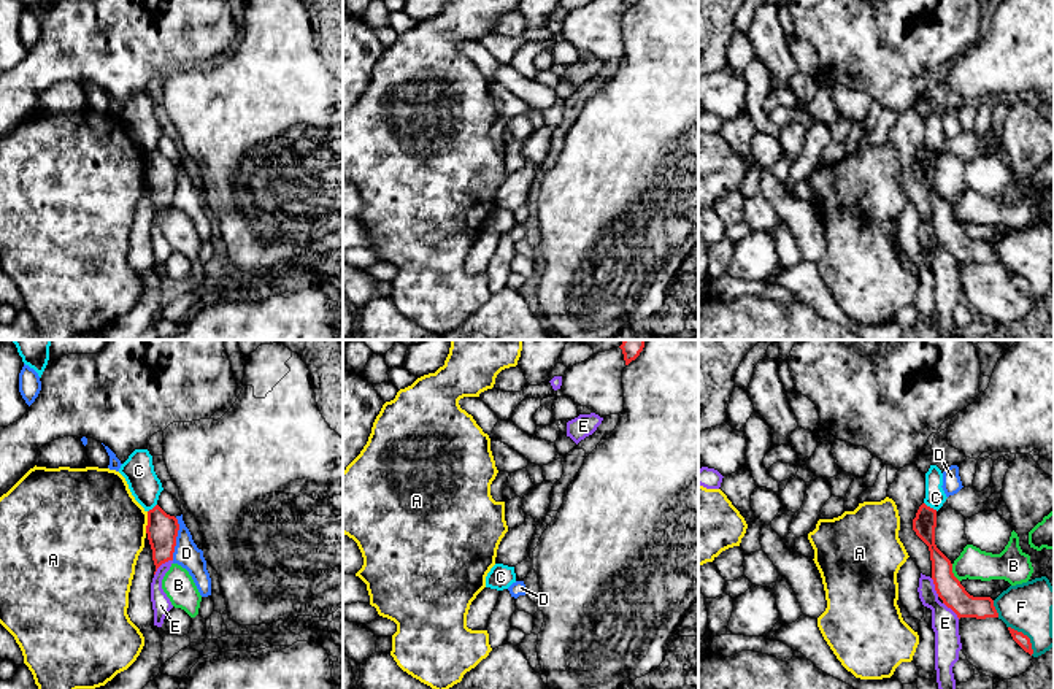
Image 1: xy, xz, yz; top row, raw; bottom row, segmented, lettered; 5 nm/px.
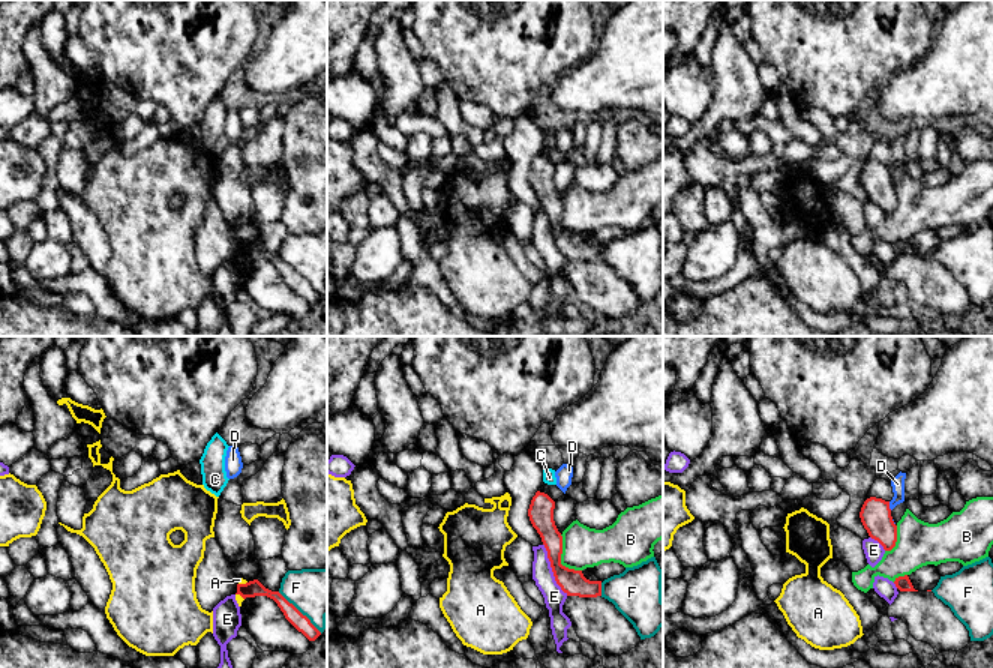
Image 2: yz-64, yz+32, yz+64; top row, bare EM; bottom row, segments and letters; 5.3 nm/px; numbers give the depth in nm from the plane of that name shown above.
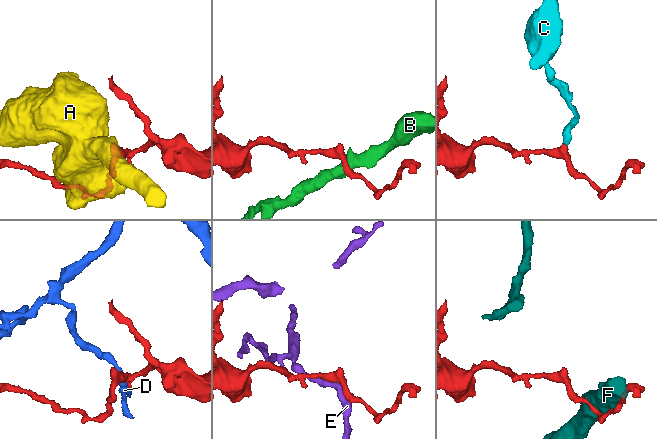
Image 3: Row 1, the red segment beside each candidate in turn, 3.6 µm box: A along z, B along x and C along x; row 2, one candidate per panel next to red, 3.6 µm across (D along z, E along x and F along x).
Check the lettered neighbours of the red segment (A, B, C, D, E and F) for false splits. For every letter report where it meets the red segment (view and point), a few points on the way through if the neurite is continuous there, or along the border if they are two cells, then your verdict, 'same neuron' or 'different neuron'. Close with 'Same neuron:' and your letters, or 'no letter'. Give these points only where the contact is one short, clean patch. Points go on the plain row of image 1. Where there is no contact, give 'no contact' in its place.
A: xy (148, 167) | different neuron
B: yz (953, 218) | along yz (951, 208), (951, 216), (959, 226) | different neuron
C: yz (929, 151) | along yz (924, 146), (937, 154) | different neuron
D: xy (175, 183) | along xy (176, 162), (178, 173), (172, 204) | different neuron
E: xy (161, 208) | different neuron
F: yz (1027, 281) | different neuron
Same neuron: no letter

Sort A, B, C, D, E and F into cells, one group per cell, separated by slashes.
A / B / C / D / E / F

